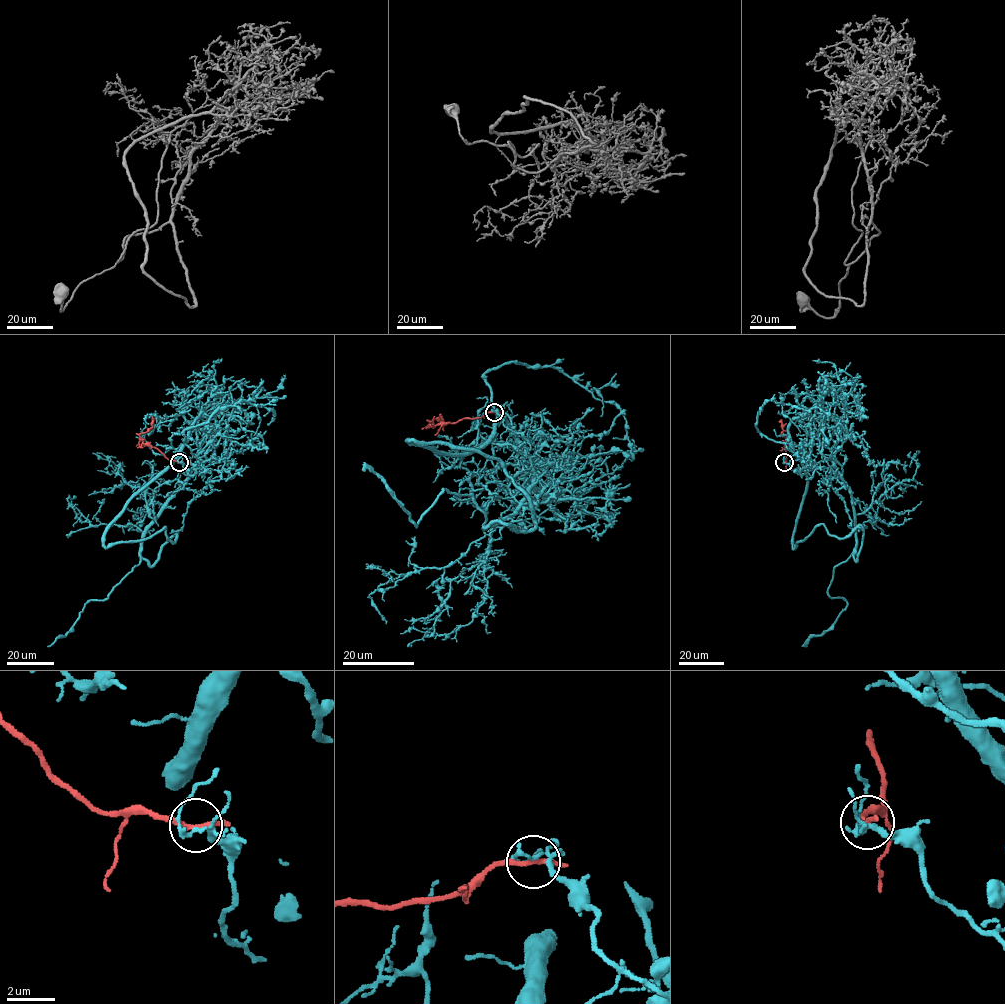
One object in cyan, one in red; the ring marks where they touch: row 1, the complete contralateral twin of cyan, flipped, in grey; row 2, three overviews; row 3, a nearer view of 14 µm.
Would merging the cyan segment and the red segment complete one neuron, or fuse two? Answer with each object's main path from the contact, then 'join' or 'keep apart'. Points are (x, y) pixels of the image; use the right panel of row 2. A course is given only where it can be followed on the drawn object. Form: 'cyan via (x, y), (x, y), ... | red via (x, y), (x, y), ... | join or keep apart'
cyan via (784, 462), (797, 474), (830, 460), (854, 509), (856, 547), (834, 567), (827, 594), (847, 607), (806, 646) | red via (784, 462), (786, 440), (779, 421) | keep apart

